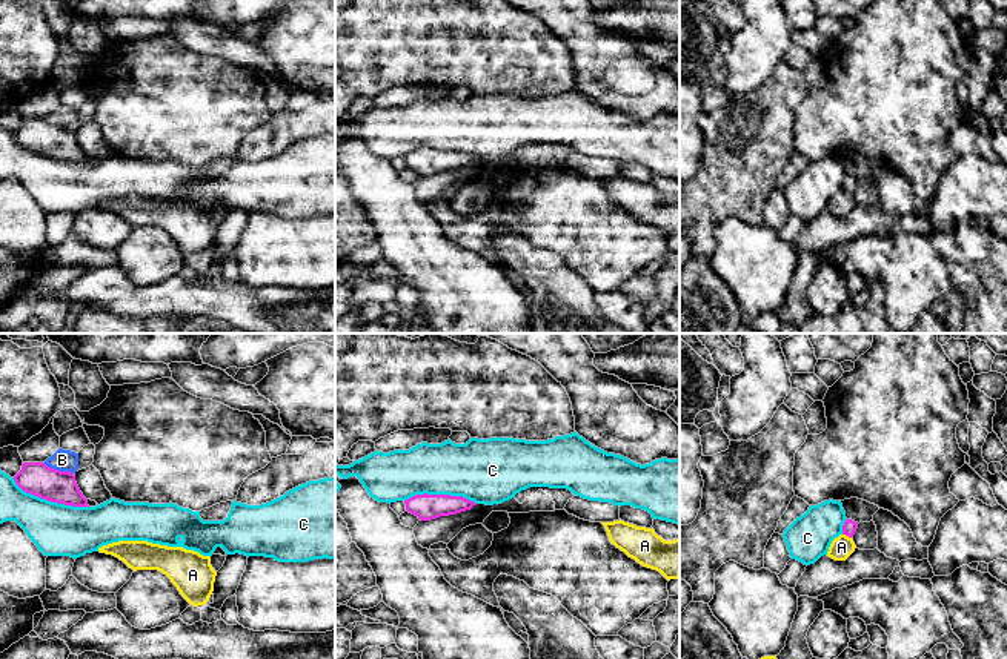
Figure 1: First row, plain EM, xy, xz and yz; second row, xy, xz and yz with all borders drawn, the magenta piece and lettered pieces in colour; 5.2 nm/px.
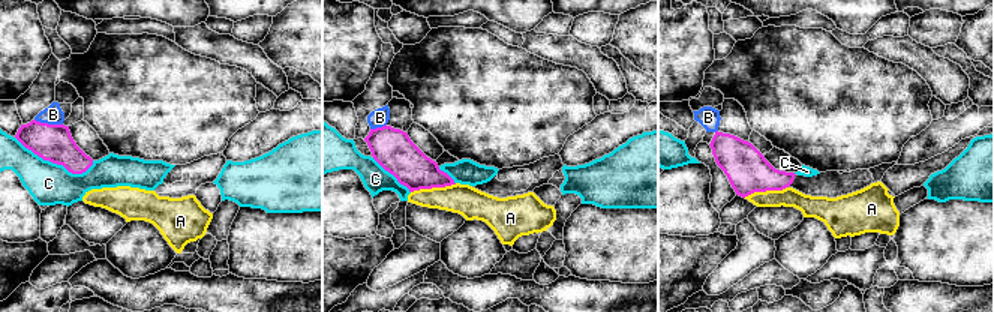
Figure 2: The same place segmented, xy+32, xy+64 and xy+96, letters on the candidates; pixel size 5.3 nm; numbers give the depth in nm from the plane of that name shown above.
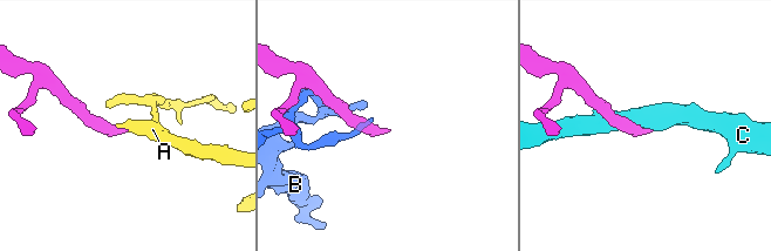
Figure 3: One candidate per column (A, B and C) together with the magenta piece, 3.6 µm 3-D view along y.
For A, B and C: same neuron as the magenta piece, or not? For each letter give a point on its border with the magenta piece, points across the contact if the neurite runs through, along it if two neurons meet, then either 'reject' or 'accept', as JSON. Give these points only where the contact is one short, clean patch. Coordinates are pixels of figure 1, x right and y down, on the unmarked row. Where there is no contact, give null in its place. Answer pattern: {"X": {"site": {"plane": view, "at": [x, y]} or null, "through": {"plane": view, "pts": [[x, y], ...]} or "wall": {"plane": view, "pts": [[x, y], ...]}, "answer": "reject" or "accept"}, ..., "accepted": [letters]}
{"A": {"site": {"plane": "yz", "at": [847, 191]}, "through": {"plane": "yz", "pts": [[849, 183], [847, 191], [841, 203]]}, "answer": "accept"}, "B": {"site": {"plane": "xy", "at": [59, 126]}, "answer": "reject"}, "C": {"site": {"plane": "xy", "at": [49, 155]}, "answer": "reject"}, "accepted": ["A"]}

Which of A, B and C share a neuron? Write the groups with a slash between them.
A / B / C

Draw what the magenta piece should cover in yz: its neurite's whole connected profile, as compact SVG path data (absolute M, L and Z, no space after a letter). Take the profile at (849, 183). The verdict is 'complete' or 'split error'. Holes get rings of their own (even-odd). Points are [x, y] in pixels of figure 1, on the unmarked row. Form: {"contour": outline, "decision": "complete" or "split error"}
{"contour": "M846 175L842 181L842 189L832 197L827 212L835 217L846 217L856 204L852 195L856 184L858 184L858 178L852 175Z", "decision": "split error"}

